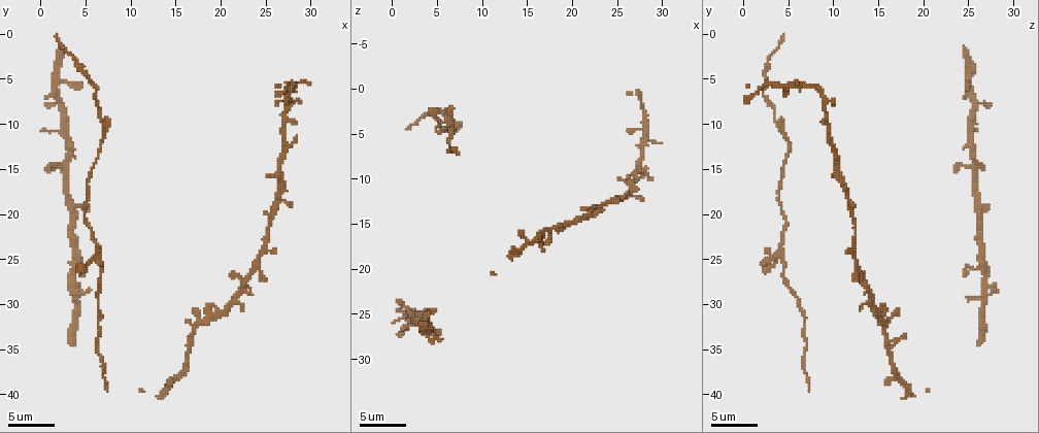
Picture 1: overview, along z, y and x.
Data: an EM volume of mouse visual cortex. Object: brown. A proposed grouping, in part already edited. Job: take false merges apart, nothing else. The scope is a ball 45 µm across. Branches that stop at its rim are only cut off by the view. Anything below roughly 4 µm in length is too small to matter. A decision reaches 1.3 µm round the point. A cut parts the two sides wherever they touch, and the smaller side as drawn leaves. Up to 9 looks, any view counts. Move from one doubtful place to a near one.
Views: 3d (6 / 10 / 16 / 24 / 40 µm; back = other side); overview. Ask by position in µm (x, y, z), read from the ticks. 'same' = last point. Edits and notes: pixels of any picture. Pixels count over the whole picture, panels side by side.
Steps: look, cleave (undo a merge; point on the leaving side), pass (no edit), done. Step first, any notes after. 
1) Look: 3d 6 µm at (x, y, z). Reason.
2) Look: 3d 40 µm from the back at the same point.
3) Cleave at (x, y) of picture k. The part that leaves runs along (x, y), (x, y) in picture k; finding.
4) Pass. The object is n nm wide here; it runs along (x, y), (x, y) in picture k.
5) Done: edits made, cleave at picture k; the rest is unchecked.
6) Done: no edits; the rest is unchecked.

Look: 3d 16 µm at (25.4, 20.6, 12.2). Sudden change in width.

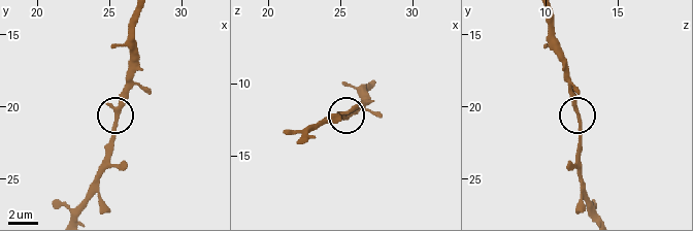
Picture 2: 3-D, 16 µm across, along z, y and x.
Pass. It runs along (596, 213), (581, 172), (581, 121), (569, 74) in picture 2; all the same neuron.

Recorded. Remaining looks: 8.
Look: 3d 10 µm at (2.6, 14.6, 25.8). Thin arm on a thick one.

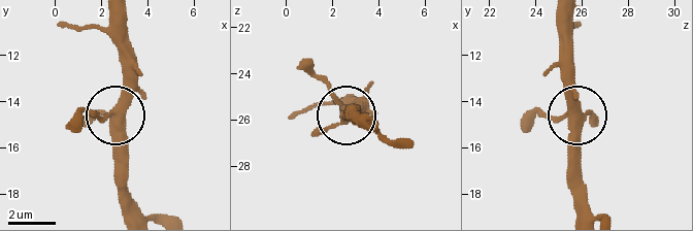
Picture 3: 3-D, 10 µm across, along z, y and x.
Look: 3d 10 µm from the back at (2.6, 14.5, 25.6).

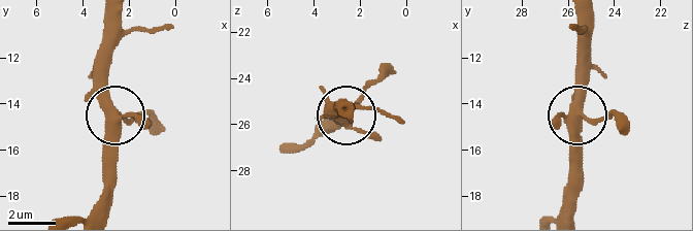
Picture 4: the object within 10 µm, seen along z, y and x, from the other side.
Pass. 4 arms meet here; it runs along (560, 211), (576, 123), (586, 118), (620, 121) in picture 4; all the same neuron.

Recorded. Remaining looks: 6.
Look: 3d 10 µm at (6.8, 24.6, 3.6). Arms run side by side.

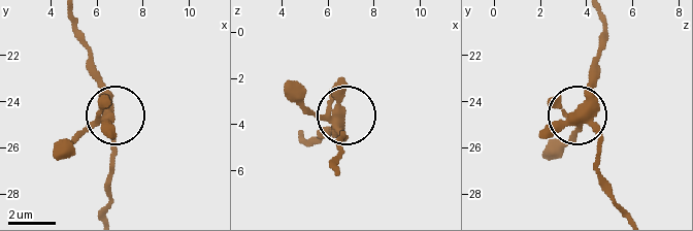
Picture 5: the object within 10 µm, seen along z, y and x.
Pass. All the same neuron.

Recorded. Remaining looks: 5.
Look: 3d 10 µm at (6.2, 6.8, 2.2). Thin neck.

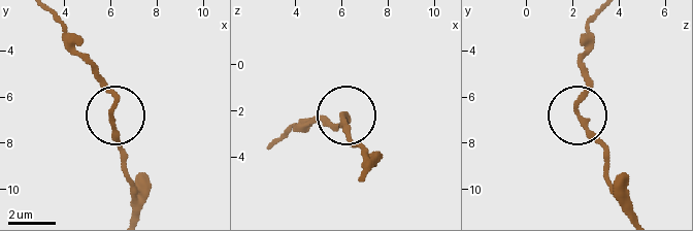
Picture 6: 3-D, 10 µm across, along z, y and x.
Pass. It runs along (633, 212), (608, 176), (604, 147), (576, 111), (588, 72) in picture 6; continuous, no second neuron.

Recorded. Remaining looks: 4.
Done: no edits; the rest is unchecked.

